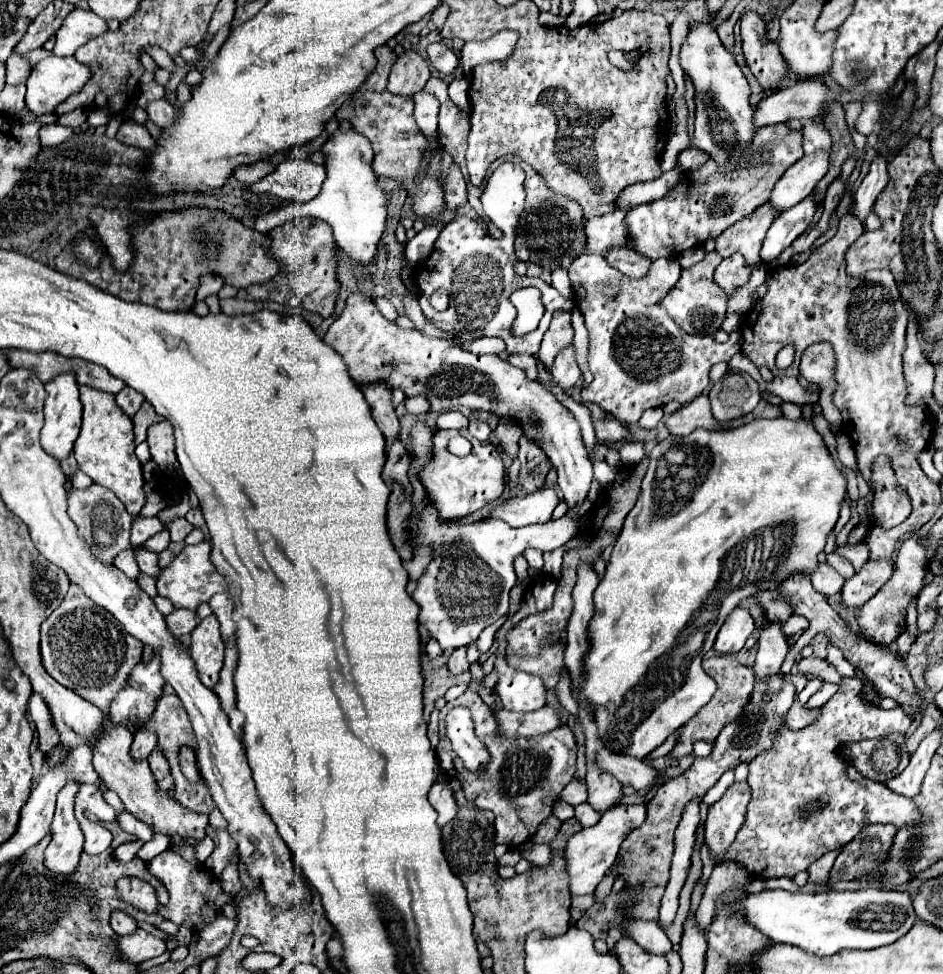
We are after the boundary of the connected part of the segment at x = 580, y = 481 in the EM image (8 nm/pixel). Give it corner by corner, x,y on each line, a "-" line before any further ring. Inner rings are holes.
363,293
349,295
345,311
333,321
323,341
343,357
349,375
357,385
387,381
393,389
401,387
407,397
427,395
431,411
435,413
465,405
469,409
515,417
523,427
525,437
533,437
557,469
557,485
567,503
567,511
575,511
575,505
587,499
593,481
593,467
581,439
579,423
569,409
555,399
555,395
551,395
539,381
529,381
519,367
497,355
475,355
465,351
451,339
427,337
417,329
401,329
387,321
377,311
375,303
-
391,363
395,363
395,367
389,367

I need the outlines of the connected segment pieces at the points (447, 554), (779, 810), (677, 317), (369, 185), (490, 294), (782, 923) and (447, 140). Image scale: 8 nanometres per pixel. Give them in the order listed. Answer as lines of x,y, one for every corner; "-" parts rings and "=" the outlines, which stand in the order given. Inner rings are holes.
587,499
577,509
577,513
569,513
569,515
561,517
559,521
547,521
543,525
529,525
529,527
513,529
505,521
499,521
499,519
481,519
481,521
461,523
461,525
447,523
447,521
443,521
439,517
435,505
431,505
427,501
425,507
419,511
419,521
417,521
417,531
413,535
413,543
415,545
427,545
427,547
431,547
433,559
427,565
425,573
419,577
417,589
413,591
411,597
421,607
419,623
423,623
429,629
431,637
439,641
443,653
451,653
457,647
471,645
485,627
493,625
499,617
503,617
507,613
507,609
509,609
509,589
515,585
513,559
517,555
521,555
528,548
547,552
567,545
567,541
577,533
581,517
589,509
591,509
591,501
=
855,677
855,679
843,679
841,685
839,685
839,691
823,705
817,723
813,723
813,725
809,725
809,727
805,727
805,729
801,729
801,731
791,731
791,729
783,727
783,729
777,733
777,737
775,737
775,743
773,743
775,749
771,749
771,751
767,751
767,753
761,753
755,761
749,763
749,785
751,785
753,799
751,799
751,803
749,803
747,819
745,819
741,831
737,833
735,841
731,843
731,847
727,849
727,853
725,853
719,861
735,861
735,863
743,865
747,873
751,873
751,875
755,875
755,877
763,877
763,879
795,877
799,871
805,871
813,861
817,861
819,857
823,857
827,851
835,851
835,849
839,849
841,845
849,843
865,825
873,825
873,823
883,823
883,825
887,825
887,823
889,823
889,825
895,825
897,829
901,829
903,825
921,825
921,813
919,813
917,805
913,803
913,799
903,797
903,795
897,795
897,793
893,793
891,789
887,789
883,783
877,783
877,781
871,781
871,779
863,777
863,775
861,775
857,769
853,769
853,765
849,765
849,763
843,759
843,755
839,753
839,747
841,747
843,743
849,743
849,741
863,741
863,739
885,739
885,737
889,737
891,733
907,733
909,725
911,725
911,719
909,719
909,715
905,715
903,707
895,707
895,709
885,711
885,709
881,709
879,705
869,703
869,701
863,699
863,681
861,681
861,679
857,679
857,677
=
711,251
705,255
705,259
689,269
681,271
681,279
677,285
667,293
667,297
659,303
669,311
673,321
691,335
715,335
721,329
721,323
725,319
725,307
727,307
727,295
723,289
713,281
713,271
721,263
721,257
717,251
=
339,129
335,135
329,137
329,141
321,149
327,155
327,163
325,163
327,179
323,181
321,193
307,203
299,203
299,205
291,203
287,207
279,207
277,211
269,211
257,217
253,229
259,233
267,233
273,227
279,227
281,223
291,221
295,217
307,217
307,215
317,217
333,227
335,241
343,253
347,253
359,265
369,265
375,261
377,247
385,231
387,205
389,205
389,195
385,189
379,187
379,179
371,169
371,161
373,161
371,143
355,129
349,131
=
455,215
437,237
431,255
413,267
415,281
419,287
419,305
423,309
425,319
435,327
439,327
441,331
459,337
463,341
475,341
479,337
501,337
507,343
507,353
535,355
539,351
543,333
549,327
551,315
559,309
573,311
573,301
559,295
557,289
553,289
541,279
517,277
513,273
515,261
517,257
513,251
513,237
493,239
477,219
-
439,287
443,287
449,293
449,309
443,313
437,313
433,307
429,307
429,295
-
521,287
537,287
543,293
545,315
535,331
523,337
515,337
511,333
515,307
511,305
509,295
-
469,323
485,323
485,327
469,331
=
767,889
745,895
737,901
737,911
769,937
771,943
795,945
811,955
835,955
843,949
875,949
895,943
917,921
911,897
887,889
827,891
827,893
789,893
=
431,77
425,85
425,91
435,95
439,101
439,141
443,149
453,157
455,163
459,163
461,171
467,171
465,167
465,151
467,151
467,137
469,137
469,115
457,109
457,105
447,95
447,83
439,77

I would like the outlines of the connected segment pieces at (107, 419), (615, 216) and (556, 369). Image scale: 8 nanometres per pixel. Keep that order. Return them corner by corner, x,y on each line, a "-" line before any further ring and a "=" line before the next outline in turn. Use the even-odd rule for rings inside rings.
81,387
81,403
83,403
83,425
79,437
75,441
75,459
79,469
89,475
95,483
103,485
105,489
113,491
125,505
127,513
139,517
139,511
145,505
145,491
143,491
143,473
141,463
135,455
135,441
133,441
133,421
115,405
115,395
=
619,209
617,213
603,215
597,219
587,221
587,251
607,255
607,249
613,249
615,245
631,249
631,245
625,243
627,229
623,229
623,215
627,215
627,209
=
573,343
563,349
563,353
559,353
559,357
555,357
553,365
551,365
551,373
557,385
561,385
563,389
573,387
579,379
581,379
581,369
575,361
575,347

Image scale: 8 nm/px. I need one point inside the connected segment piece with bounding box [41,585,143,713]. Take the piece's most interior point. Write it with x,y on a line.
82,647

